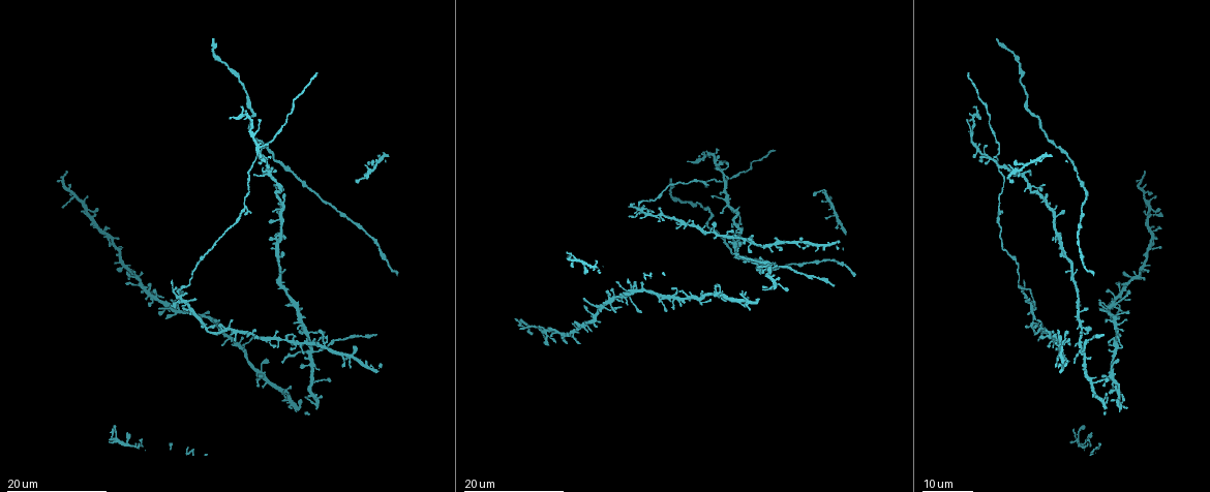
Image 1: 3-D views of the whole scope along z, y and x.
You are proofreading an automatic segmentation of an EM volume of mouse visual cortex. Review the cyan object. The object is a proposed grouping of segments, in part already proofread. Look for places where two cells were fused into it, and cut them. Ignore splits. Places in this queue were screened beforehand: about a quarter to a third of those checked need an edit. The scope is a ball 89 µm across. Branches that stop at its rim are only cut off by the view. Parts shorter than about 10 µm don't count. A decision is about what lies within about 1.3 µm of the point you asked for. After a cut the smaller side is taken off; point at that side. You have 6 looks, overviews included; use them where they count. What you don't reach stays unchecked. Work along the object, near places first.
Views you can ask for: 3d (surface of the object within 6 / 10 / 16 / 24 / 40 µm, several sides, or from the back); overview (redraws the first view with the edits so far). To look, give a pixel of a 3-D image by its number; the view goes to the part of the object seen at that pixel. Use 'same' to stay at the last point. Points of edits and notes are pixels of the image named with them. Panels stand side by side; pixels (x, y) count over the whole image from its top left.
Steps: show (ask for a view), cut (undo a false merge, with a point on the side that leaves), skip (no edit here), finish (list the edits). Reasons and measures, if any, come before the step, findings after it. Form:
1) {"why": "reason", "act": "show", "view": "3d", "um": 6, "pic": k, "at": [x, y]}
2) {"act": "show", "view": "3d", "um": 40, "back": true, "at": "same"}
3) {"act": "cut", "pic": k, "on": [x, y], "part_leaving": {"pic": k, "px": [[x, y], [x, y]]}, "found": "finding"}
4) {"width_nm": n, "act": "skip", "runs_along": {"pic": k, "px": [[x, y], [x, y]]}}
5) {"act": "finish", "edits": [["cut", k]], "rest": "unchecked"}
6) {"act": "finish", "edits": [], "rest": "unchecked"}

{"why": "thick turns thin", "act": "show", "view": "3d", "um": 24, "pic": 1, "at": [182, 301]}

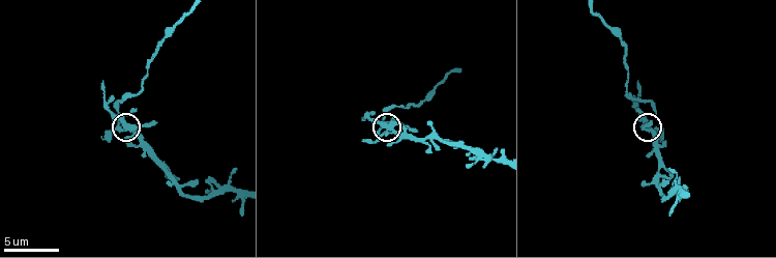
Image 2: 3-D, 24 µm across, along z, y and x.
{"act": "show", "view": "3d", "um": 10, "pic": 2, "at": [382, 133]}

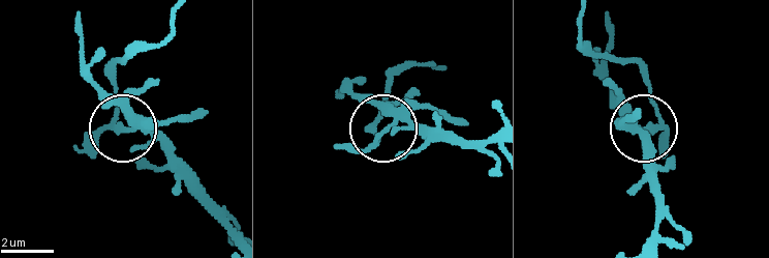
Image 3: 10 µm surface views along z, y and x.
{"act": "cut", "pic": 3, "on": [115, 85], "part_leaving": {"pic": 3, "px": [[113, 124], [118, 62], [160, 39], [173, 20]]}, "found": "two cells meet here"}

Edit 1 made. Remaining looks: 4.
{"act": "show", "view": "overview"}

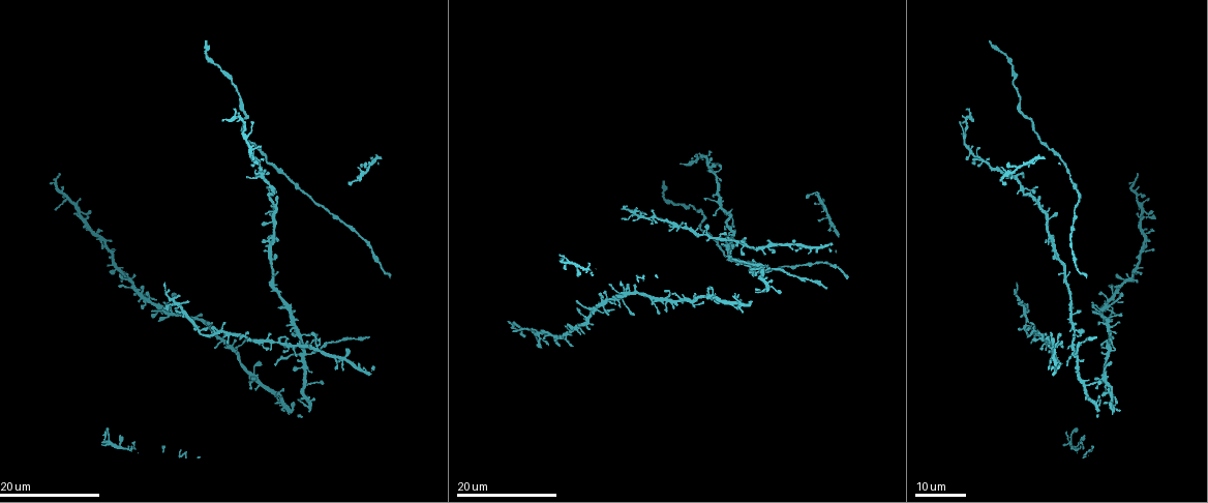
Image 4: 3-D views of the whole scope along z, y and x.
{"act": "show", "view": "3d", "um": 16, "pic": 4, "at": [708, 296]}

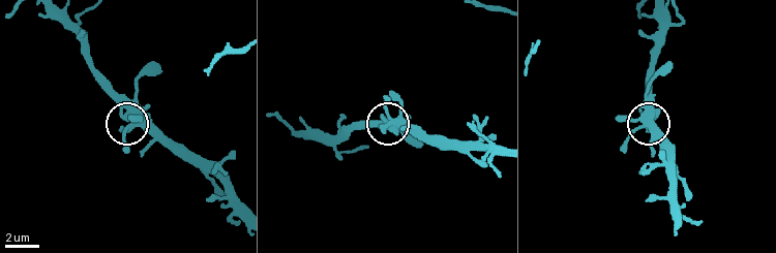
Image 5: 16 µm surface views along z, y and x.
{"why": "closer look", "act": "show", "view": "3d", "um": 10, "pic": 5, "at": [129, 123]}

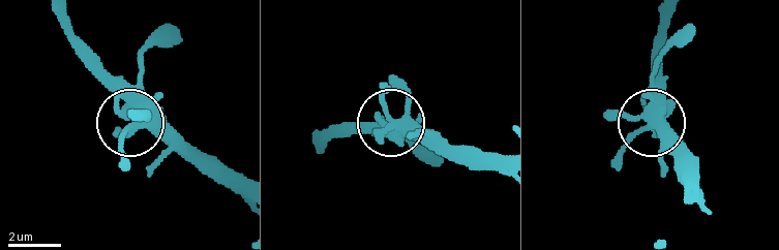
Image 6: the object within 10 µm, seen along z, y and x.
{"side_arm_um": 44, "act": "skip", "found": "all the same cell"}

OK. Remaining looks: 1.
{"act": "finish", "edits": [["cut", 3]], "rest": "unchecked"}

